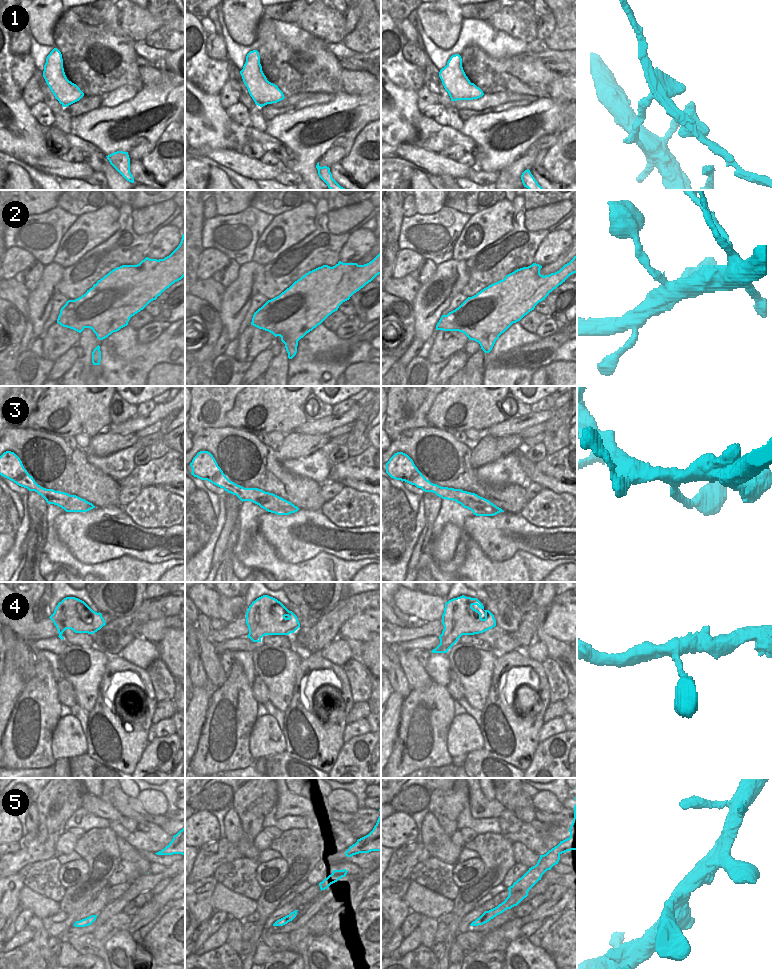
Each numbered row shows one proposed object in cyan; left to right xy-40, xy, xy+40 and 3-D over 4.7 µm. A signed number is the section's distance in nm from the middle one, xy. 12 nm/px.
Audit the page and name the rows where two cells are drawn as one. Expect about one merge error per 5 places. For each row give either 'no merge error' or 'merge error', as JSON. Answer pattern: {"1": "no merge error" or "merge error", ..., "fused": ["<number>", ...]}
{"1": "merge error", "2": "no merge error", "3": "no merge error", "4": "no merge error", "5": "no merge error", "fused": ["1"]}

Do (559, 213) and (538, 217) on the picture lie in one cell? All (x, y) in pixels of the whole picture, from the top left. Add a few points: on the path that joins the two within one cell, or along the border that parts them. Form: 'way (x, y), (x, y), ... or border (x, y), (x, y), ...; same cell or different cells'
way (554, 213), (543, 217); same cell

